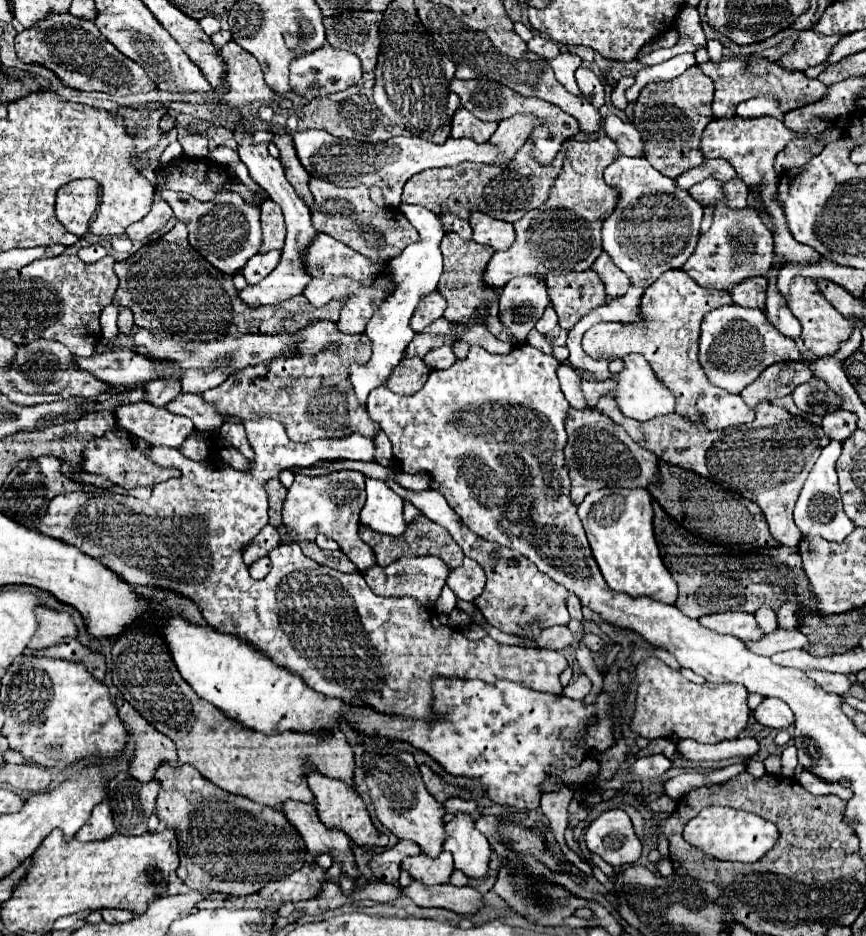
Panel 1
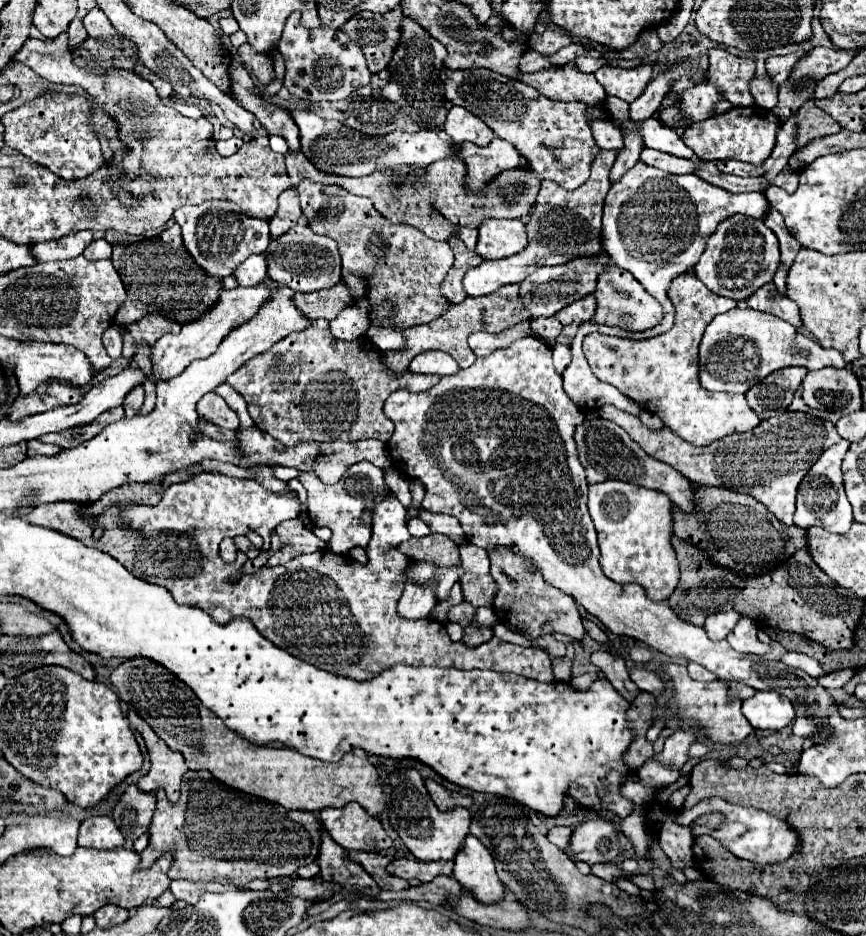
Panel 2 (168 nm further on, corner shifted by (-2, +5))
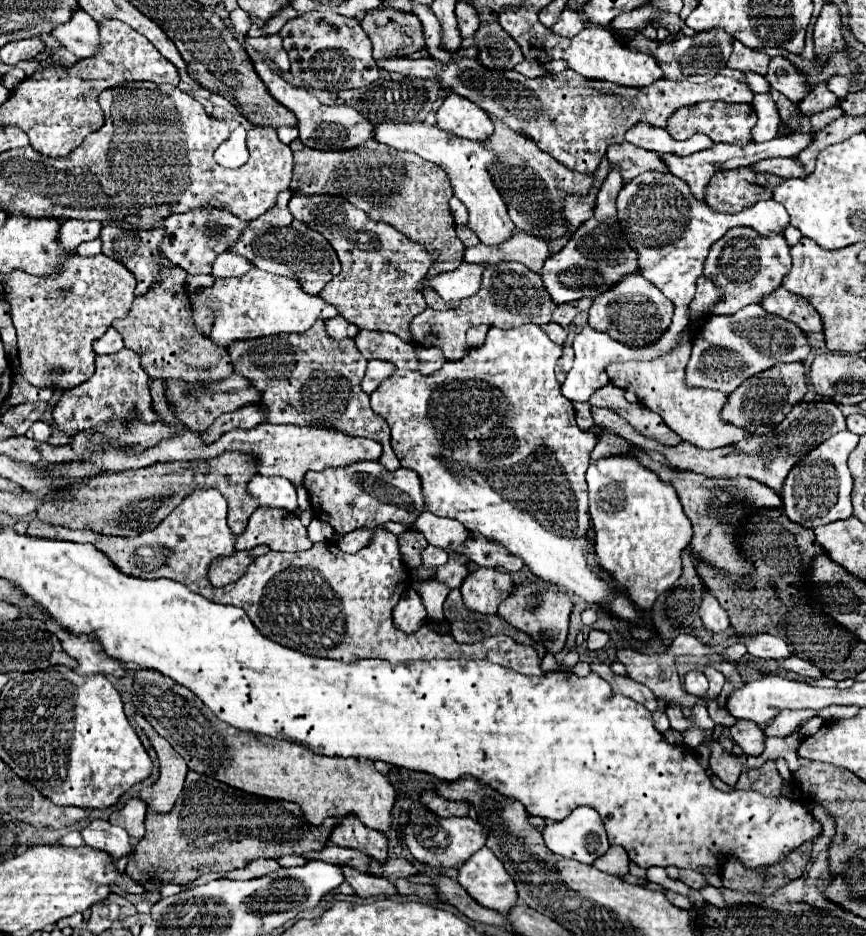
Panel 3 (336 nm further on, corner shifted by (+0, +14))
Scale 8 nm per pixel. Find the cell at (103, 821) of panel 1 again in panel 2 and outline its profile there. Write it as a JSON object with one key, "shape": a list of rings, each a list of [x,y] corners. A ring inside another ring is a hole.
{"shape":[[[96,815],[86,819],[80,825],[80,835],[78,835],[78,845],[80,847],[90,847],[90,849],[116,849],[124,847],[126,841],[118,827],[114,825],[114,819],[108,815]]]}

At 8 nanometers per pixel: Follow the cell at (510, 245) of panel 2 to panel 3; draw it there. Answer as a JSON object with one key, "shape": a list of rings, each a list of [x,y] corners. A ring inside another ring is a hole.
{"shape":[[[514,228],[514,238],[508,238],[502,246],[486,246],[480,242],[478,246],[468,248],[464,252],[466,262],[498,264],[498,262],[514,260],[514,262],[526,264],[534,272],[540,272],[548,256],[550,256],[548,244],[542,238],[534,238],[532,234],[520,232],[518,228]]]}

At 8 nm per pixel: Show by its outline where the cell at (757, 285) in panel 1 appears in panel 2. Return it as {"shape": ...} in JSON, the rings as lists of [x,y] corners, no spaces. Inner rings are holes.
{"shape":[[[768,283],[768,285],[760,287],[760,291],[756,291],[756,295],[752,295],[752,299],[748,299],[746,305],[750,309],[772,313],[772,315],[776,315],[776,317],[792,323],[796,329],[802,327],[798,305],[792,299],[788,299],[786,295],[780,295],[776,291],[774,283]]]}

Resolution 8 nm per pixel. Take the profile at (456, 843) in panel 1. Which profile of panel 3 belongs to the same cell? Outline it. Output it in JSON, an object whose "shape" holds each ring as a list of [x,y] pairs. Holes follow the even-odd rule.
{"shape":[[[484,846],[458,868],[458,884],[482,906],[506,914],[518,892],[502,862]]]}

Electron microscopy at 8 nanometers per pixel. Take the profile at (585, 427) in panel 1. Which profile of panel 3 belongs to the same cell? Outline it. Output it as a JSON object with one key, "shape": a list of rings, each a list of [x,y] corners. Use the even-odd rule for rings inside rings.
{"shape":[[[594,426],[590,428],[598,442],[596,448],[590,454],[590,462],[598,462],[602,458],[608,456],[634,456],[638,458],[646,468],[650,468],[660,480],[668,482],[674,486],[682,506],[684,506],[684,514],[688,516],[688,520],[692,522],[694,528],[694,536],[690,542],[690,548],[706,562],[710,562],[716,568],[722,568],[726,574],[730,574],[734,578],[734,582],[740,582],[740,578],[748,572],[748,564],[744,562],[744,558],[738,554],[736,546],[734,546],[734,536],[738,532],[738,526],[744,522],[746,516],[750,516],[754,510],[764,508],[764,506],[782,506],[782,500],[778,494],[774,494],[774,490],[770,490],[768,486],[752,480],[752,478],[706,478],[702,474],[694,474],[688,470],[676,470],[676,468],[668,468],[660,462],[656,462],[650,454],[646,454],[642,448],[626,442],[624,438],[618,438],[618,434],[610,434],[610,430]]]}

